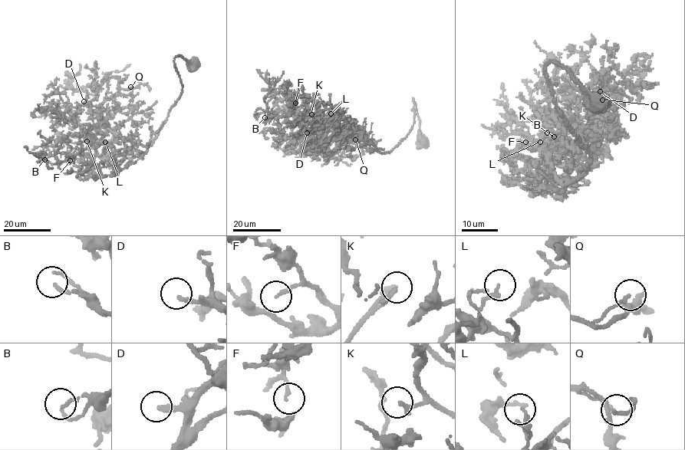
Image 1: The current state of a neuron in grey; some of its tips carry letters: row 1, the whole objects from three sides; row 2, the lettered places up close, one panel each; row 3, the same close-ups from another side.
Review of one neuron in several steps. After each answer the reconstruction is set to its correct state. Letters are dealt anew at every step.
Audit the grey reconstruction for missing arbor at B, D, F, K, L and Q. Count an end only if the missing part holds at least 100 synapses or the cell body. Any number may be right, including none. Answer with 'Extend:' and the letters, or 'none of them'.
Extend: D

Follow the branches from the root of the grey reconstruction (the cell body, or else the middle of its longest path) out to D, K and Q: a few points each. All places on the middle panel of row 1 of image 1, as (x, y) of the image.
D: (423, 141), (413, 99), (413, 125), (390, 153), (358, 131), (326, 139), (307, 133)
K: (423, 141), (413, 99), (413, 125), (390, 153), (360, 133), (304, 150), (302, 123), (311, 114)
Q: (423, 141), (413, 99), (413, 125), (390, 153), (380, 152), (358, 131), (340, 130), (323, 136), (355, 139)

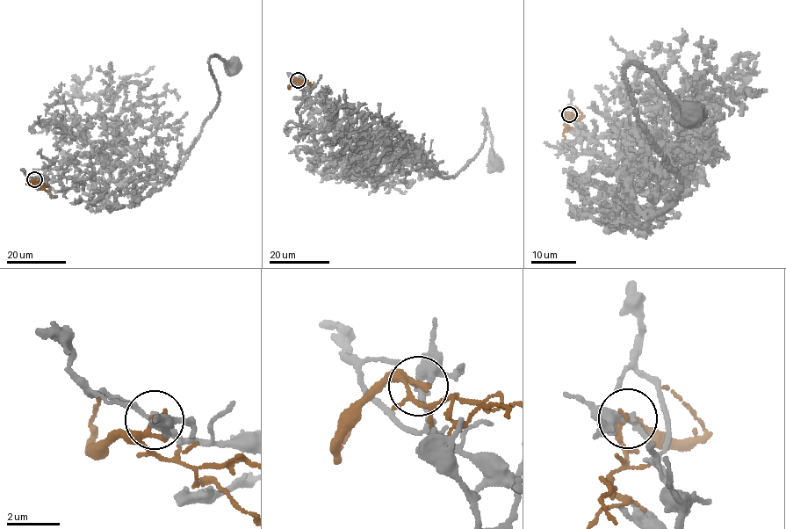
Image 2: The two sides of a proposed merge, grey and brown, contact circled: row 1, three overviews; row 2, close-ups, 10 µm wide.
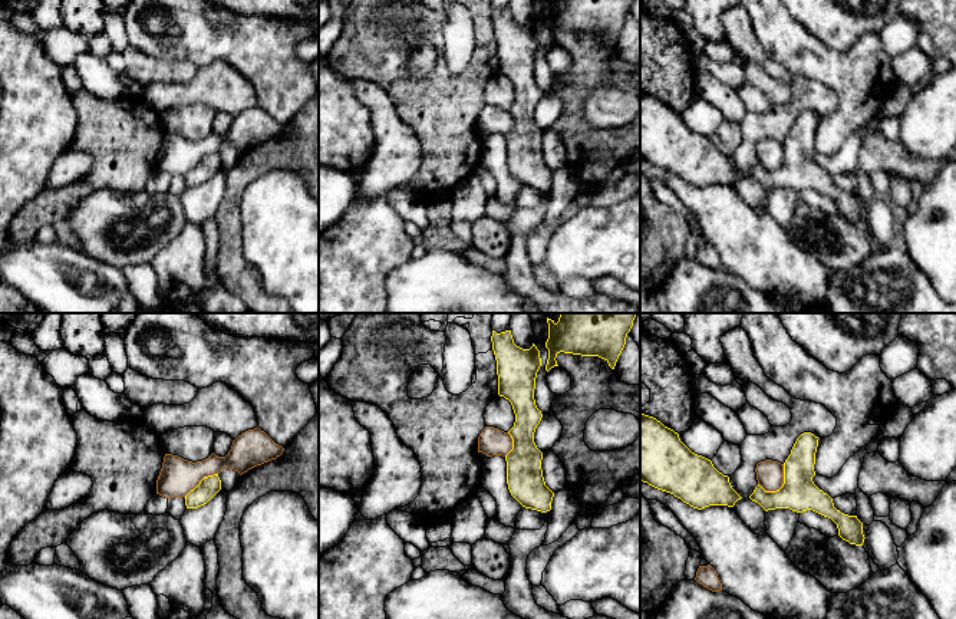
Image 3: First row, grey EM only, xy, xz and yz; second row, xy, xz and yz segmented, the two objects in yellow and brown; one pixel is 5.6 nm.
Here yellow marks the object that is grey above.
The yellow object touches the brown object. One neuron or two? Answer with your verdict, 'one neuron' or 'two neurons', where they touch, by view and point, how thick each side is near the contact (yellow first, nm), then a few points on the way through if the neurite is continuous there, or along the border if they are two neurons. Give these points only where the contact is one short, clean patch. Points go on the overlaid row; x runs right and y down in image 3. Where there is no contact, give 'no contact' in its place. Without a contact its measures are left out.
two neurons; meets yellow in yz at (784, 483); 200 nm thick on the yellow side, 160 nm on the other; border along yz (784, 464), (784, 483), (775, 490), (765, 491)

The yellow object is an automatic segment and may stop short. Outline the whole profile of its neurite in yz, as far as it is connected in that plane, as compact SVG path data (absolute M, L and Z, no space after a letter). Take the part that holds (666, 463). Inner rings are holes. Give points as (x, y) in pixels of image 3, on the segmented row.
M640 414L640 480L693 508L734 507L742 497L711 460L692 452L679 434Z

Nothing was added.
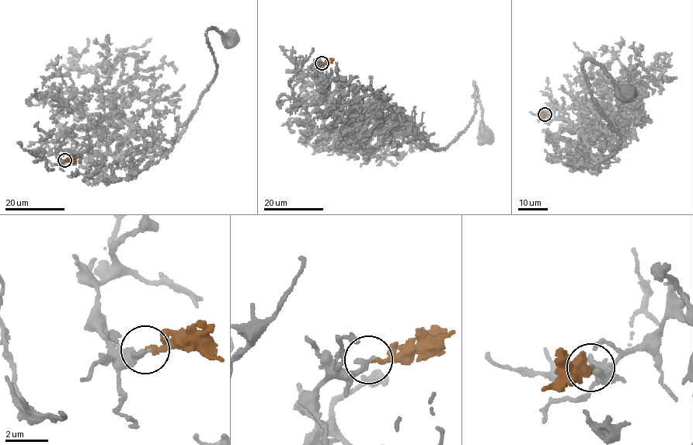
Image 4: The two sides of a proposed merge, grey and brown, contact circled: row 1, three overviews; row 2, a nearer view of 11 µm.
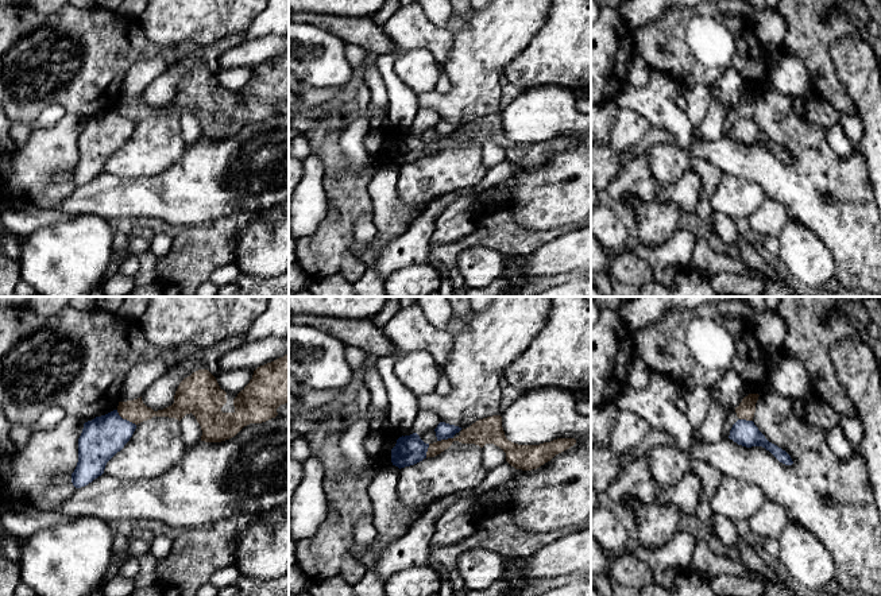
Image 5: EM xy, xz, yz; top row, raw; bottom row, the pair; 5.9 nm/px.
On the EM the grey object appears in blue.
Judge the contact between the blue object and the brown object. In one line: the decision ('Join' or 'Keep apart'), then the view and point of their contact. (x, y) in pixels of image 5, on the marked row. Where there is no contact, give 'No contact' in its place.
Keep apart. Touches blue at xy (126, 420)

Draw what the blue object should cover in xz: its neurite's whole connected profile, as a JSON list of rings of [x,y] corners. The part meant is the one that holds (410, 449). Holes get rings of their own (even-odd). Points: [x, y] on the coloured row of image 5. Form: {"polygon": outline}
{"polygon": [[[417,433],[402,436],[391,449],[393,465],[401,468],[414,465],[426,458],[429,444],[425,444]]]}

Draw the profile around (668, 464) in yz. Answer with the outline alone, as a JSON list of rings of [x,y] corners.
[[[671,442],[653,448],[646,456],[650,475],[658,488],[677,484],[692,469],[688,454]]]

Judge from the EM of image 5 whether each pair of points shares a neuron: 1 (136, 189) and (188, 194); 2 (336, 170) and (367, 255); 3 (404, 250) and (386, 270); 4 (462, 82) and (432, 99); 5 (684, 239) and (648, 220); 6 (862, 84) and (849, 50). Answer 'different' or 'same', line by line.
1: same
2: different
3: same
4: same
5: different
6: same

